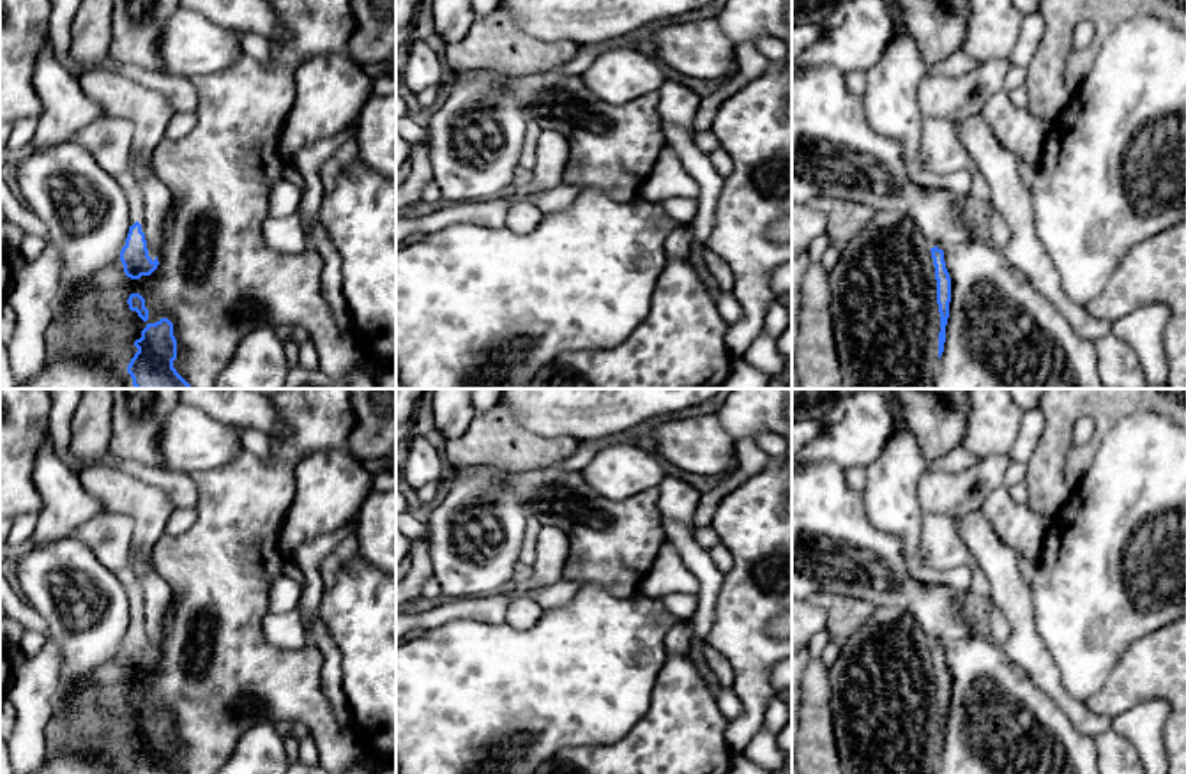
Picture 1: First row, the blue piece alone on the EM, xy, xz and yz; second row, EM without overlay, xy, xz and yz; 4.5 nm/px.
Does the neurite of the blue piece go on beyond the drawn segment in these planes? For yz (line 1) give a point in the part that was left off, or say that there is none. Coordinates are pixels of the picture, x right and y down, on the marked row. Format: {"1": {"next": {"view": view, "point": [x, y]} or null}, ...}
{"1": {"next": null}}

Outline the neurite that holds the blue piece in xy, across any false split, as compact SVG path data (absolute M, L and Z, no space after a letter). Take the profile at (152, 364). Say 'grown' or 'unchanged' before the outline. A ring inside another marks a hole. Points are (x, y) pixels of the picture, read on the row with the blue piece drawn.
unchanged; M168 318L147 323L134 346L138 352L131 359L127 373L136 389L191 389L173 368L177 339L173 336L173 323Z

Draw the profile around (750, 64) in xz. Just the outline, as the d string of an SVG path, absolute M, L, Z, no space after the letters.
M751 39L735 46L734 72L721 80L719 87L712 94L702 97L693 120L696 133L711 131L719 108L772 65L771 60L758 53L755 42L756 39Z

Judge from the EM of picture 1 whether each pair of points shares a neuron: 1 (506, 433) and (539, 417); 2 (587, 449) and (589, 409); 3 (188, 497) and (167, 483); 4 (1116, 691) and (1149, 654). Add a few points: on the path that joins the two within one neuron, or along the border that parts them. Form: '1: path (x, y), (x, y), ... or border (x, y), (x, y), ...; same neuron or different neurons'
1: border (506, 407), (534, 432), (564, 435); different neurons
2: border (578, 440), (589, 442); different neurons
3: path (182, 492), (172, 483); same neuron
4: path (1125, 682), (1144, 663); same neuron

